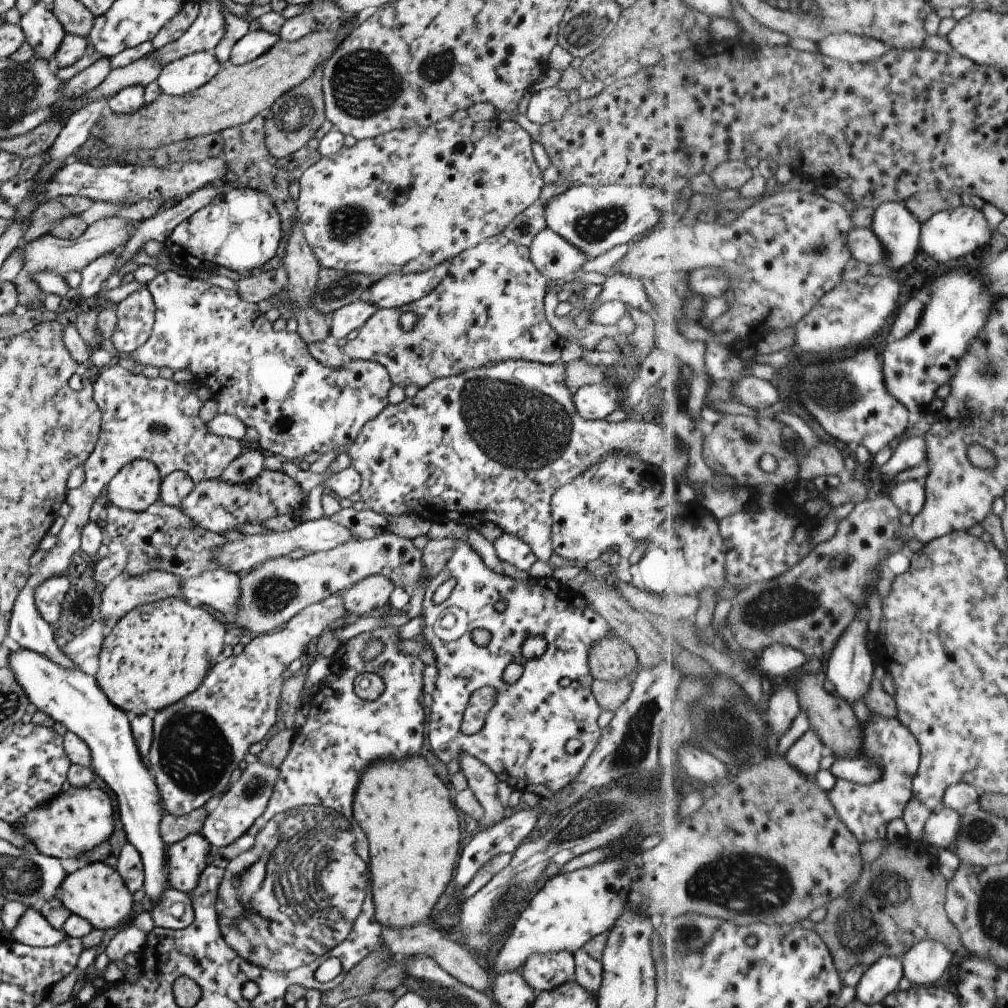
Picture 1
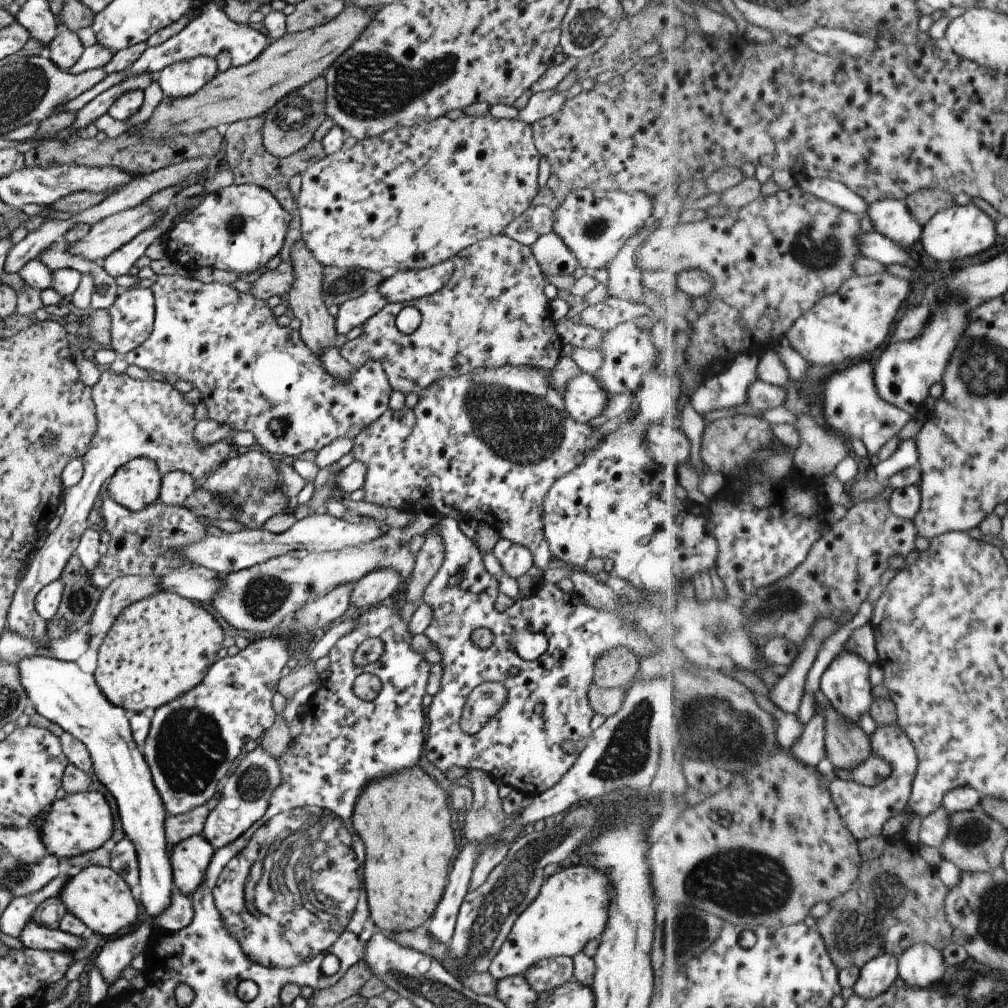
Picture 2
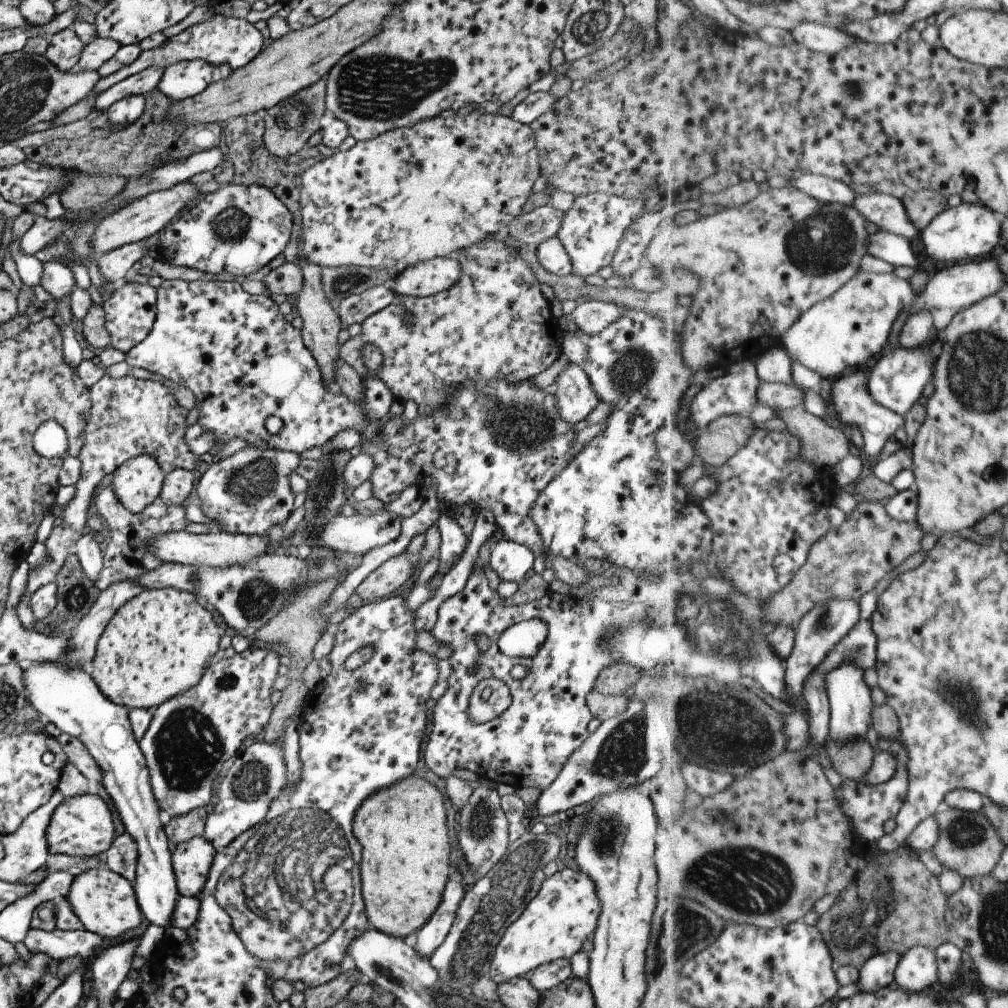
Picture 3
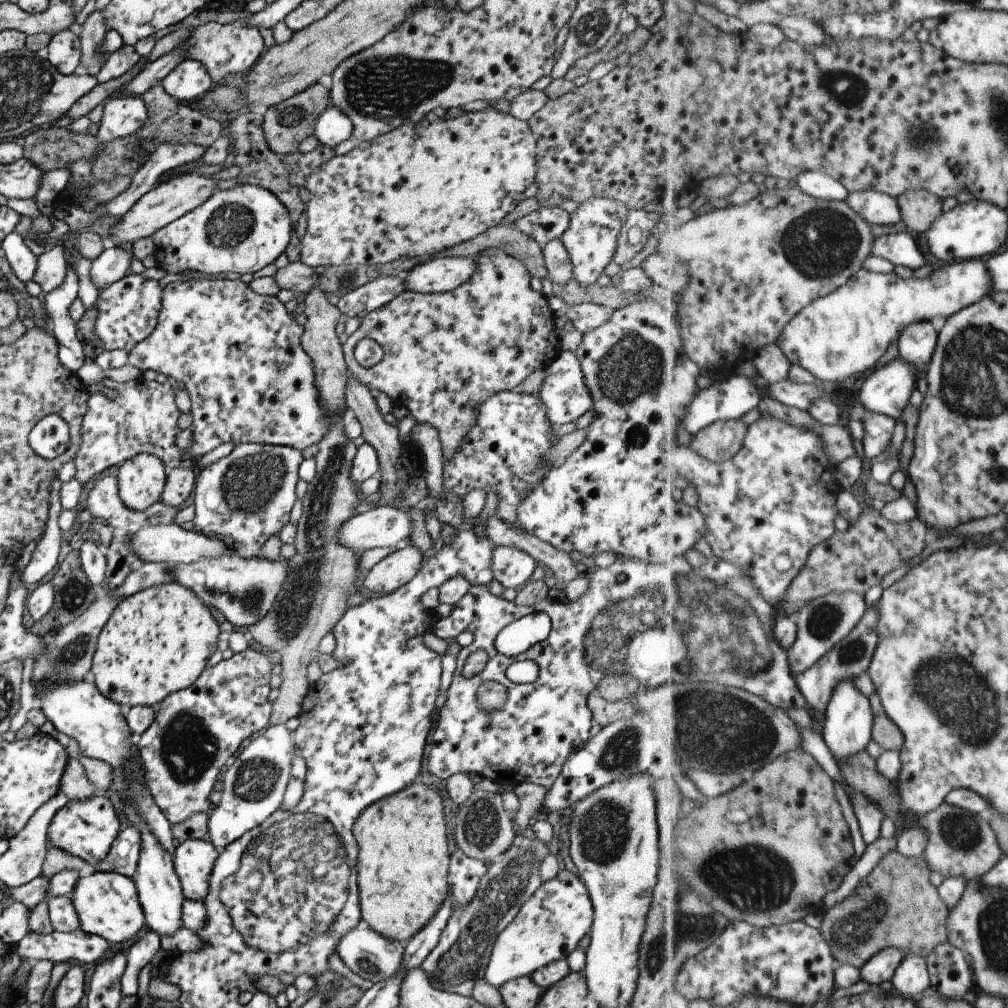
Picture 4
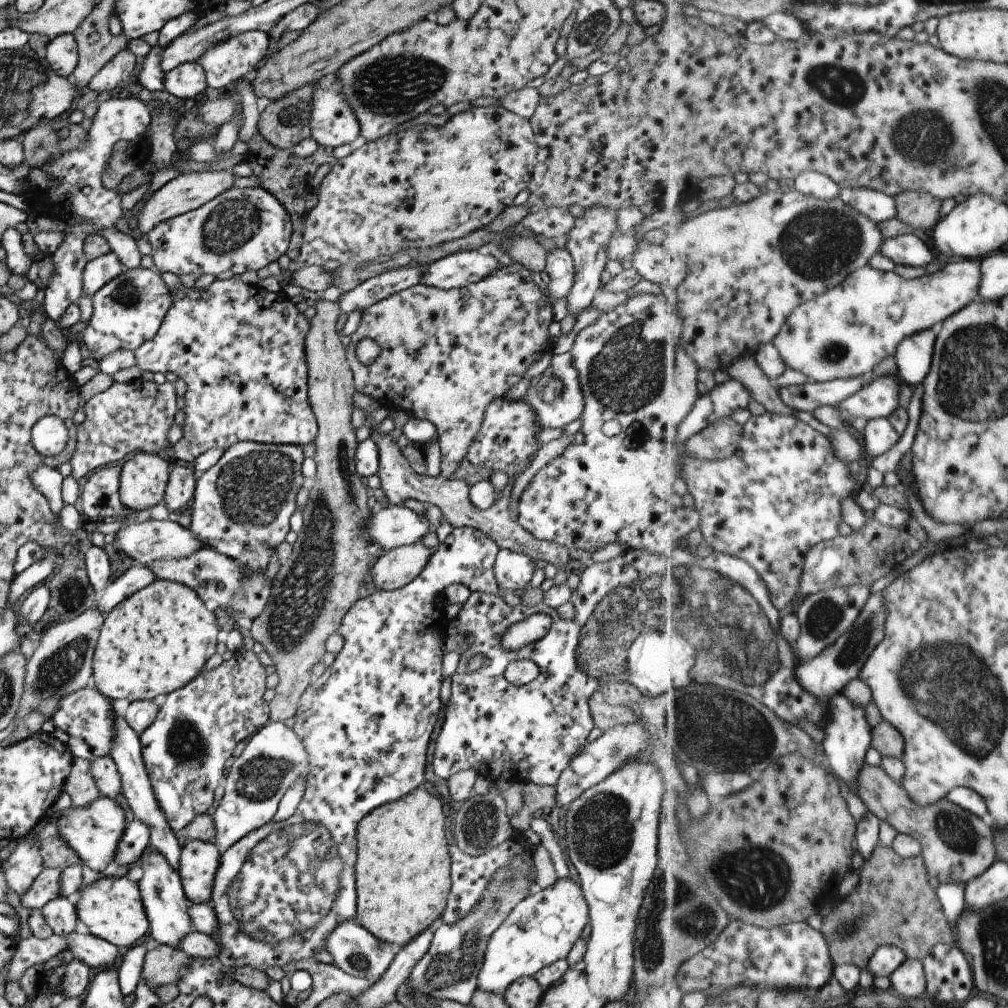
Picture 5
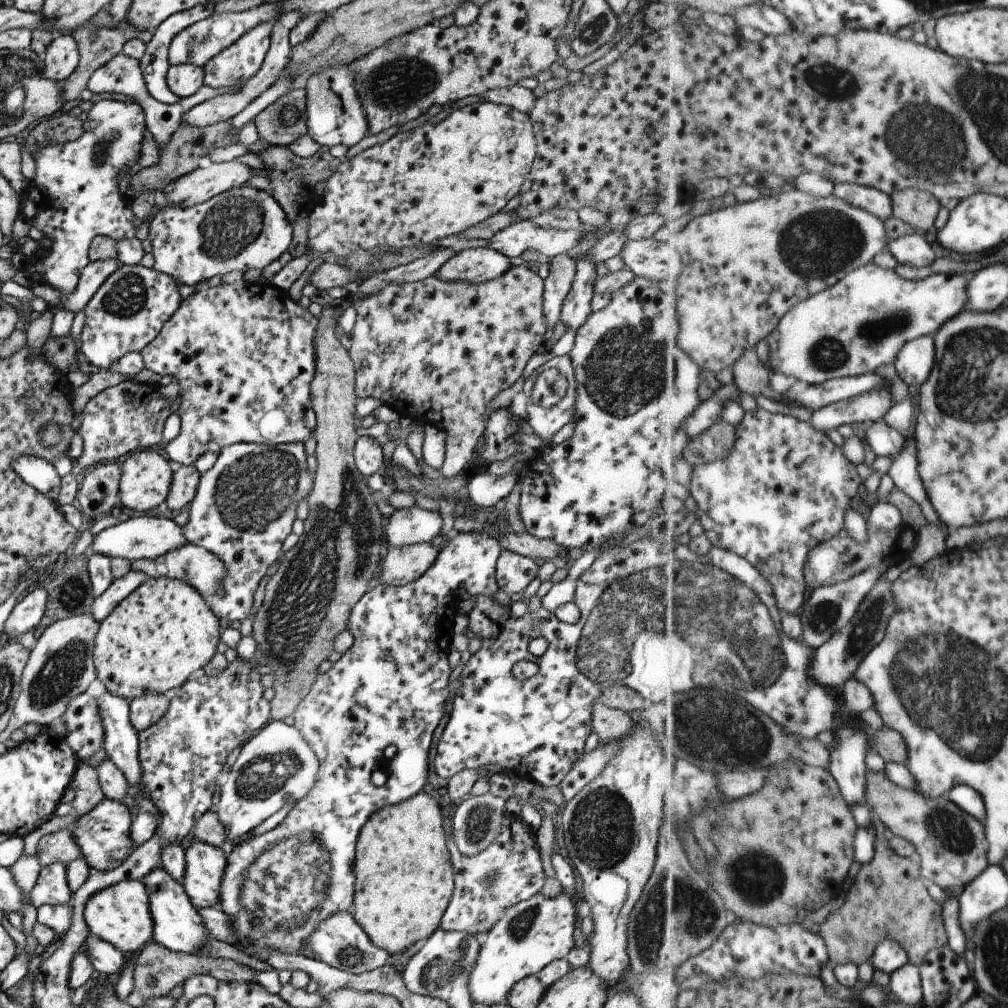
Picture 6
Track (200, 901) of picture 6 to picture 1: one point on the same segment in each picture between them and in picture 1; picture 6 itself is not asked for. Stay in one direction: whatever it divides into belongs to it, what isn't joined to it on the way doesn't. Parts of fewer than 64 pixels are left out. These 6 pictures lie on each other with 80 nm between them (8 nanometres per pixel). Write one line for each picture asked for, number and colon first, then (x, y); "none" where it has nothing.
1: (184, 859)
2: (189, 858)
3: (191, 860)
4: (192, 860)
5: (198, 860)

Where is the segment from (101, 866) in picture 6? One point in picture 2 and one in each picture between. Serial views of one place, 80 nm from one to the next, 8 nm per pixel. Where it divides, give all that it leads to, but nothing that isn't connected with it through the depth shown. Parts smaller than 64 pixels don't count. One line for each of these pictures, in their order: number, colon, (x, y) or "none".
2: (76, 823)
3: (80, 826)
4: (85, 828)
5: (92, 832)

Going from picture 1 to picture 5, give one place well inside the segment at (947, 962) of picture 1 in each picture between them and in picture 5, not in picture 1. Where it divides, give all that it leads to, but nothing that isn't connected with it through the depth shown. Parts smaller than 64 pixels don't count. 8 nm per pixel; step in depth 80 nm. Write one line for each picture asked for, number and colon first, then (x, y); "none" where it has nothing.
2: (923, 965)
3: (918, 969)
4: (912, 977)
5: (909, 981)

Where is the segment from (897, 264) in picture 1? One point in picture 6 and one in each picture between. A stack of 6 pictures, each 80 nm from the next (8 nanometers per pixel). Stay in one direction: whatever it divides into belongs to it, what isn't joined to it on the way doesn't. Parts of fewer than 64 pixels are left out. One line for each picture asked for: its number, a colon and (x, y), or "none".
2: (892, 217)
3: (888, 212)
4: (878, 208)
5: (878, 206)
6: (879, 203)

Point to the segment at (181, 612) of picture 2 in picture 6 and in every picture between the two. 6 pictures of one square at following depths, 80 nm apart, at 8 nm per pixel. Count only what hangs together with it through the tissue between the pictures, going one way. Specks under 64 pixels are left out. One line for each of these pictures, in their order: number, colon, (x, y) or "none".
3: (158, 644)
4: (157, 641)
5: (155, 641)
6: (151, 641)

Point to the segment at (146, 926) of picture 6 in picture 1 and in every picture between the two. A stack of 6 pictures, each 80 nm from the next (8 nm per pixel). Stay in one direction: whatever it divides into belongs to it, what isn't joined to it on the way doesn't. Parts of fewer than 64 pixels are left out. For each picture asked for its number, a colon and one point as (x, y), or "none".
1: (95, 892)
2: (99, 897)
3: (104, 902)
4: (106, 904)
5: (110, 907)

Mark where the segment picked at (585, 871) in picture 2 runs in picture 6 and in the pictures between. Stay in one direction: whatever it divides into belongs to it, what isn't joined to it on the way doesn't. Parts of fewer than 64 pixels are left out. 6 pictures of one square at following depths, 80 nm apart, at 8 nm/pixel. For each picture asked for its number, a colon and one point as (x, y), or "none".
3: (553, 925)
4: (547, 927)
5: (542, 928)
6: (528, 935)

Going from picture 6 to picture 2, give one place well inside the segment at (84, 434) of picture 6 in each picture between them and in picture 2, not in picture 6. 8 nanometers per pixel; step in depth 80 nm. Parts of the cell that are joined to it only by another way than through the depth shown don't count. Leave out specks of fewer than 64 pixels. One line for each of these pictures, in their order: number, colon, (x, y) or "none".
2: (149, 418)
3: (128, 417)
4: (142, 417)
5: (129, 417)

